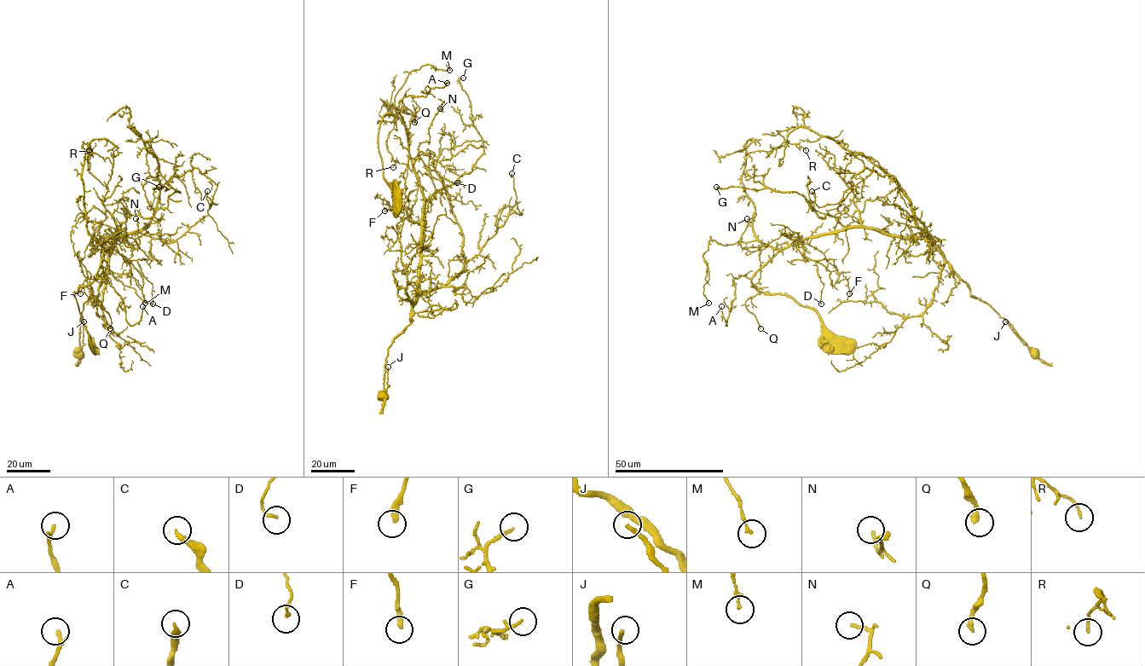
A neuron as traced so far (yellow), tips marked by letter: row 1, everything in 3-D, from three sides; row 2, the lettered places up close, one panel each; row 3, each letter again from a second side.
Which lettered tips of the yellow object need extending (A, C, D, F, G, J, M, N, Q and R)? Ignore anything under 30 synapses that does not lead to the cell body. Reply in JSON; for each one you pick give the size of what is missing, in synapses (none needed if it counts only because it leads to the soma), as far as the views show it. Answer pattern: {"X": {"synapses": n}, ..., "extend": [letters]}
{"J": {"synapses": 200}, "extend": ["J"]}

